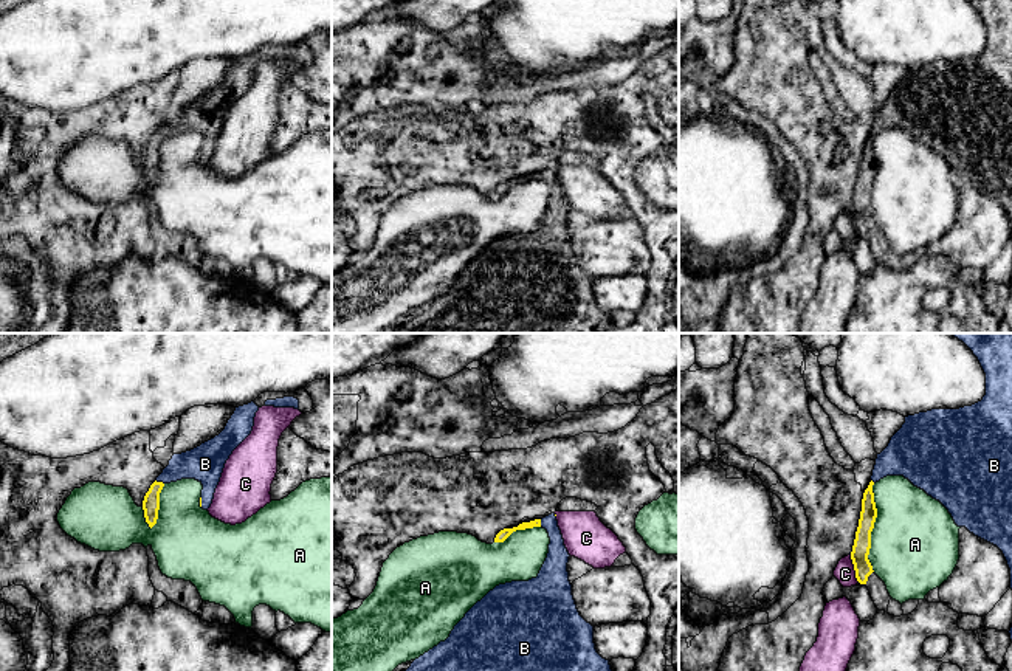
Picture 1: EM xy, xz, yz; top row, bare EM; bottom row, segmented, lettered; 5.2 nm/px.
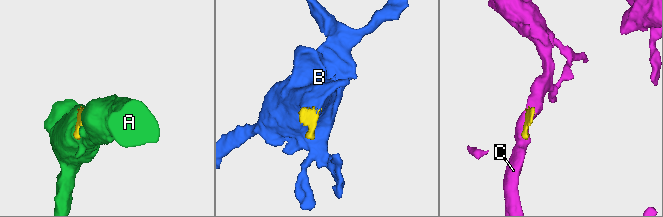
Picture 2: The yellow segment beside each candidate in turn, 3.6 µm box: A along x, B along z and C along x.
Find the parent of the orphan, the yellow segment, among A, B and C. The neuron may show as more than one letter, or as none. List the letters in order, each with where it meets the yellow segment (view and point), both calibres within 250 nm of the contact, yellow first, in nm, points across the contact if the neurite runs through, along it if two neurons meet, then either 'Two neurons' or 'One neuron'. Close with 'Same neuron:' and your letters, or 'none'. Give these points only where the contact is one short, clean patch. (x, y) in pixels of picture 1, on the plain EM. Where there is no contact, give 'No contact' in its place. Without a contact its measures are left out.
A: Touches yellow at yz (873, 180). Thickness 90 nm (yellow) against 460 nm. Two neurons
B: Touches yellow at xy (160, 135). Thickness 90 nm (yellow) against 190 nm. Path across: xy (151, 157), (154, 143), (160, 135), (183, 118), (203, 116). One neuron
C: Touches yellow at yz (854, 222). Thickness 90 nm (yellow) against 100 nm. Two neurons
Same neuron: B

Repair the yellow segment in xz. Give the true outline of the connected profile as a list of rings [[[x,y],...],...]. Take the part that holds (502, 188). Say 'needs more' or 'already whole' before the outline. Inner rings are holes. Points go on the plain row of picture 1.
needs more | [[[555,166],[501,183],[494,195],[513,184],[547,183],[547,211],[536,231],[496,239],[454,279],[449,290],[415,311],[395,333],[604,333],[612,327],[594,296],[594,279],[578,265],[569,234],[569,205]]]

